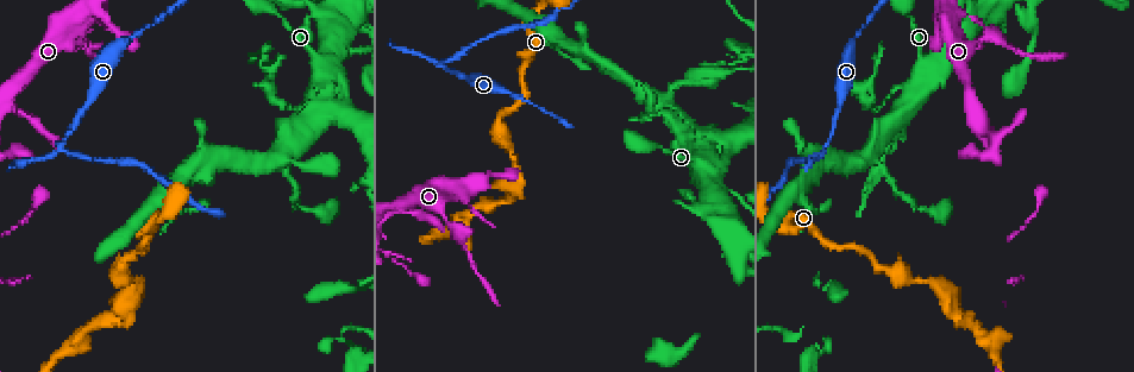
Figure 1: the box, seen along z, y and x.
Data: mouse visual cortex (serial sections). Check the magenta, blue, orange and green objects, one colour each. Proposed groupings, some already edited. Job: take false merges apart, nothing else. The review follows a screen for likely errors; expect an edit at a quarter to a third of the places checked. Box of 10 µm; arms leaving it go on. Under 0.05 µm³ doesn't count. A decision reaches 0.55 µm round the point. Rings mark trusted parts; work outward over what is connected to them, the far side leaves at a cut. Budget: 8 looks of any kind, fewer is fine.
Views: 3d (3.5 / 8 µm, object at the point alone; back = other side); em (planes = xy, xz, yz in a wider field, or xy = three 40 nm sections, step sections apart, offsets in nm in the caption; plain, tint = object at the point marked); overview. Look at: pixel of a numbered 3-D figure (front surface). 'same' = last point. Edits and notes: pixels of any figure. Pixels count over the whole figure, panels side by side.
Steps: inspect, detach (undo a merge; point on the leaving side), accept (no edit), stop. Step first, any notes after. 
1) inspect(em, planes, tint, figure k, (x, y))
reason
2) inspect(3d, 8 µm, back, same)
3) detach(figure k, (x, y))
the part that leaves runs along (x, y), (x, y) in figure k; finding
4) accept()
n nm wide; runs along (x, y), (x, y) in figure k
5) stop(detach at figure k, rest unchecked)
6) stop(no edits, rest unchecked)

inspect(3d, 8 µm, figure 1, (448, 58))
sharp bend

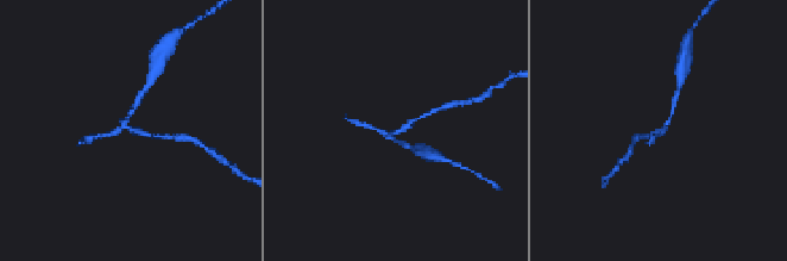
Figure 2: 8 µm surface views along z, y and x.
inspect(3d, 3.5 µm, same)
zoom in

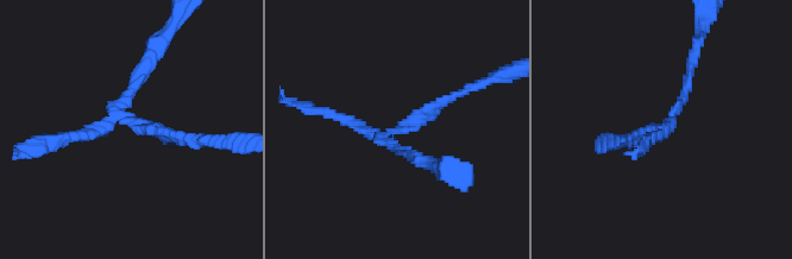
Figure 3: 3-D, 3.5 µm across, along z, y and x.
detach(figure 3, (440, 102))
the part that leaves runs along (406, 124), (467, 87), (504, 75) in figure 3; two cells meet here

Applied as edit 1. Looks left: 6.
inspect(overview)

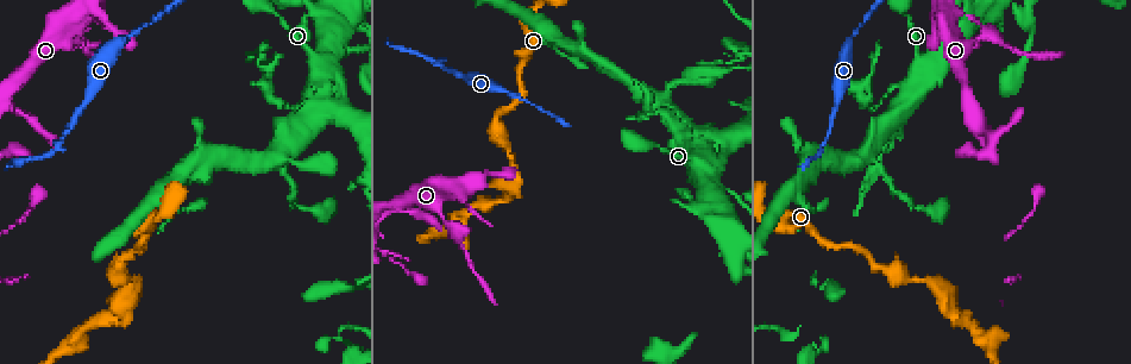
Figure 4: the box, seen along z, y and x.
inspect(em, xy, step 1, tint, figure 4, (126, 42))
calibre changes

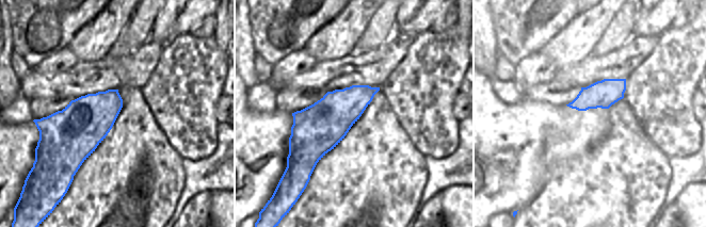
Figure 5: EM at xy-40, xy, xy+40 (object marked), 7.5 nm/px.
inspect(3d, 3.5 µm, same)
see where the arms go

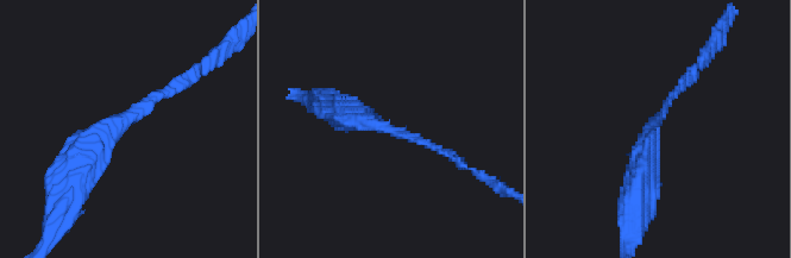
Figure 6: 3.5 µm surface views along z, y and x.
accept()
arms of 100, 400 nm; runs along (71, 184), (126, 115), (181, 86) in figure 6; all the same cell

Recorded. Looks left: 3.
inspect(3d, 3.5 µm, figure 4, (697, 147))
four arms meet

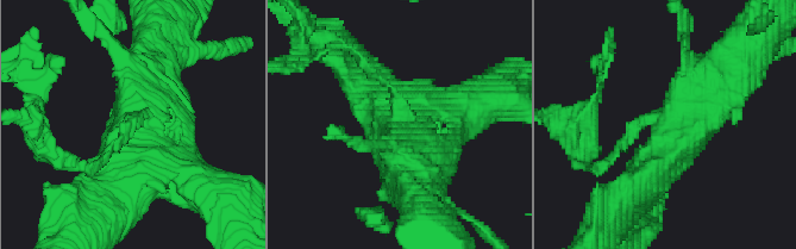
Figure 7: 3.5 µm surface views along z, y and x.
inspect(em, xy, step 3, tint, figure 7, (133, 117))

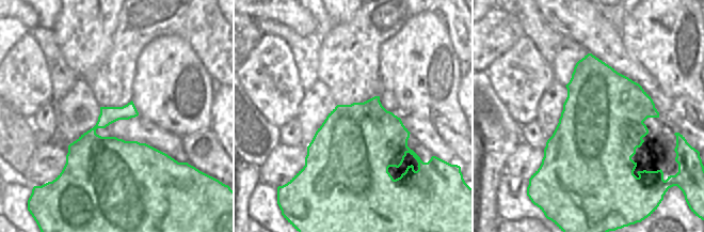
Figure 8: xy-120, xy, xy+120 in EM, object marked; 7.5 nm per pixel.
detach(figure 7, (615, 154))
600 nm wide; the part that leaves runs along (639, 123), (603, 167), (578, 156) in figure 7; a second cell is stuck on

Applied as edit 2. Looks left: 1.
stop(detach at figure 3, detach at figure 7, rest unchecked)

